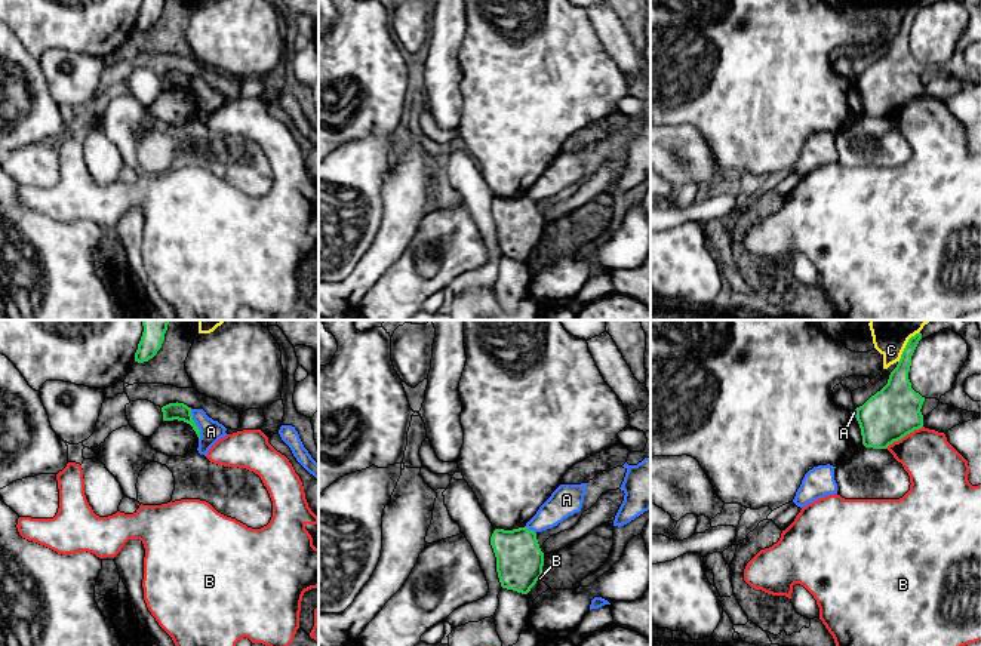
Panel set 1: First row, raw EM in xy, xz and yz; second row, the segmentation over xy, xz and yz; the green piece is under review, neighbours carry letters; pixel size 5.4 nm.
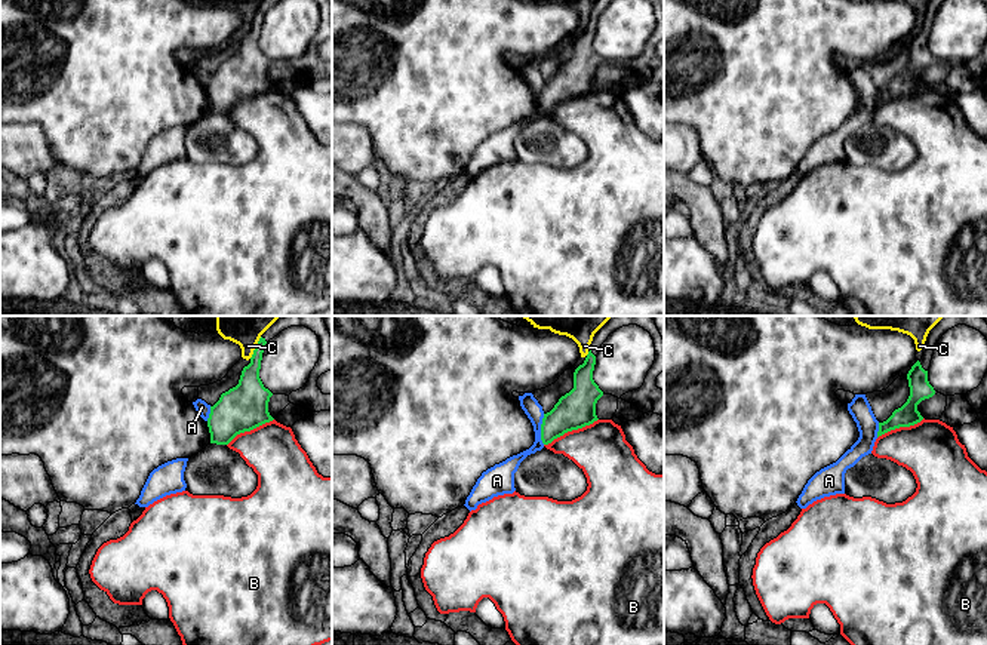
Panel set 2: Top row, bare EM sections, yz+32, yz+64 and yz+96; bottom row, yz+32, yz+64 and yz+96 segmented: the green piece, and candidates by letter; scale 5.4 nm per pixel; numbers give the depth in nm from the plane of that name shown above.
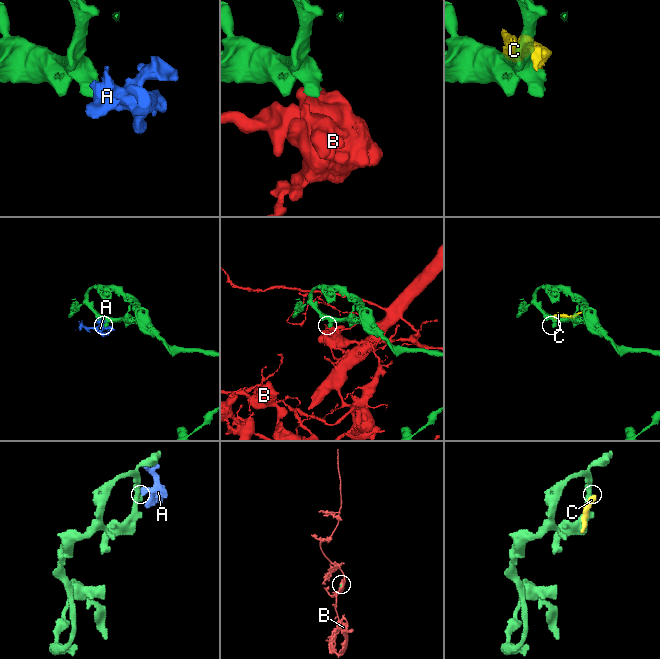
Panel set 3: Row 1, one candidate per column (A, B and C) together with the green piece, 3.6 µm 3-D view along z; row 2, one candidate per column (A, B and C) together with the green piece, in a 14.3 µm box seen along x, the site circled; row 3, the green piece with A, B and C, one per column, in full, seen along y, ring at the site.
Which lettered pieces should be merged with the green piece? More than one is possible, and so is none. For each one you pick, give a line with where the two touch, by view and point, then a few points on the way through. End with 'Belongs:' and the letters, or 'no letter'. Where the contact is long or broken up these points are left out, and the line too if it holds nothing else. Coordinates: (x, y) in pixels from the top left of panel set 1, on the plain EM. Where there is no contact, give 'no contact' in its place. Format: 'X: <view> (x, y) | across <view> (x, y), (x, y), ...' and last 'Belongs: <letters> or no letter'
Belongs: no letter

